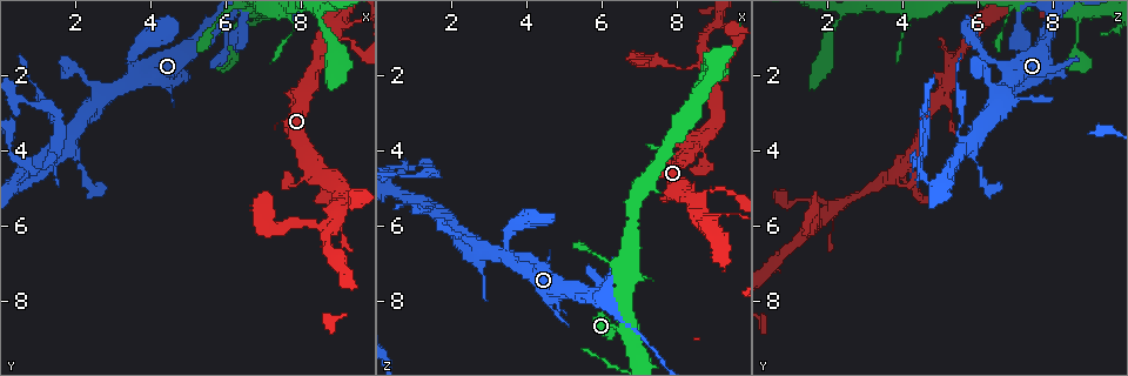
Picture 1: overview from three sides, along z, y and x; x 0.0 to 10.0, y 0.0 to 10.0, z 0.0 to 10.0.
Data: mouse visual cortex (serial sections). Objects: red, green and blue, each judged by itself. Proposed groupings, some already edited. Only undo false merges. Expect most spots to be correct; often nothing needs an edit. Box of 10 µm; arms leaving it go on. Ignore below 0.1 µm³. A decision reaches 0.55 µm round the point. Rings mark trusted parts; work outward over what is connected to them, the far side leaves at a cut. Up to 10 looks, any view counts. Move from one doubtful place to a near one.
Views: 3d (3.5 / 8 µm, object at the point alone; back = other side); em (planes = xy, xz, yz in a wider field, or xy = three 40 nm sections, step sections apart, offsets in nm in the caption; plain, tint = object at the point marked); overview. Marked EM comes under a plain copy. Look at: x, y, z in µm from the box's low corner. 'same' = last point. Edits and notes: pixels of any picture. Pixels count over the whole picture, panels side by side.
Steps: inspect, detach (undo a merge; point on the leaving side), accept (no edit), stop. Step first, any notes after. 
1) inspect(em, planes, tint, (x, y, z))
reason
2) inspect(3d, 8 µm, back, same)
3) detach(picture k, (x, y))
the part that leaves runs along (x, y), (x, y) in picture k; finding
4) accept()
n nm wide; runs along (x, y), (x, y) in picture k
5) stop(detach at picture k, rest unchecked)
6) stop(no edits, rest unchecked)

inspect(3d, 8 µm, (8.60, 1.65, 5.40))
three-way junction

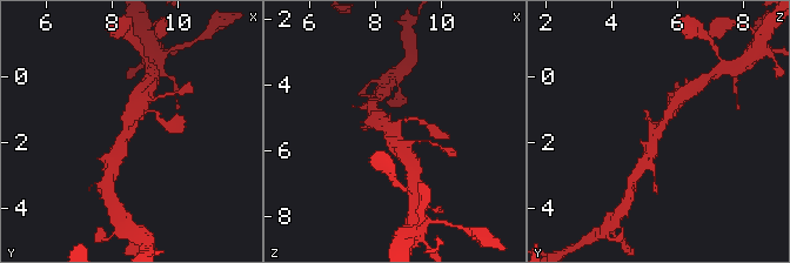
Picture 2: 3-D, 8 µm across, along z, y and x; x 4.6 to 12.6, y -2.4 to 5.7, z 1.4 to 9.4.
inspect(em, xy, step 5, tint, same)

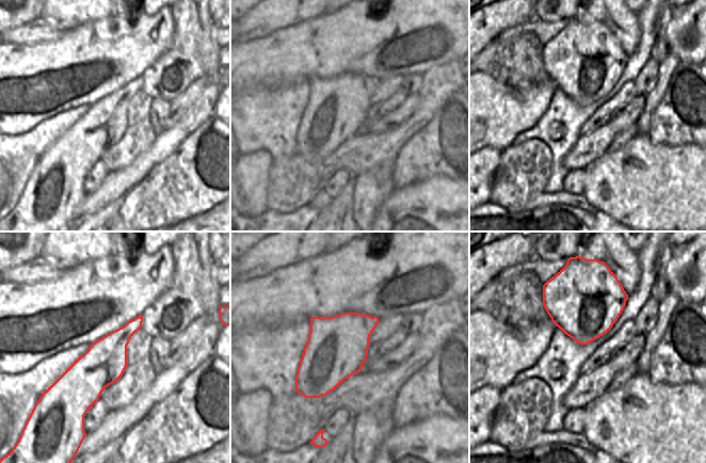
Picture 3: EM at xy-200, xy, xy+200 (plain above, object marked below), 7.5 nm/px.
accept()
3 arms; runs along (113, 159), (131, 132), (140, 105) in picture 2; one cell here

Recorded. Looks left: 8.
inspect(3d, 3.5 µm, (6.30, 0.70, 8.65))
abrupt turn

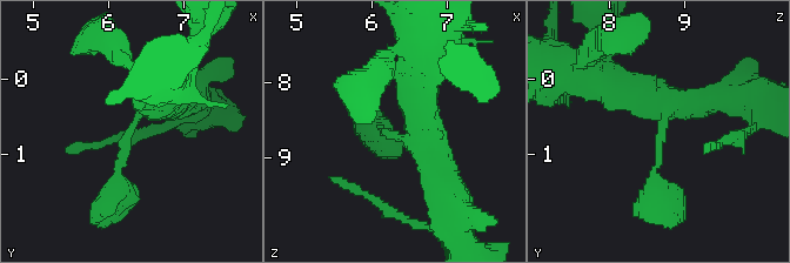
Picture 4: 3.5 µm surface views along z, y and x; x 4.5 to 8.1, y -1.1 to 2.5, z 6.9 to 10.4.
inspect(em, xy, step 3, tint, (6.35, 0.60, 8.70))

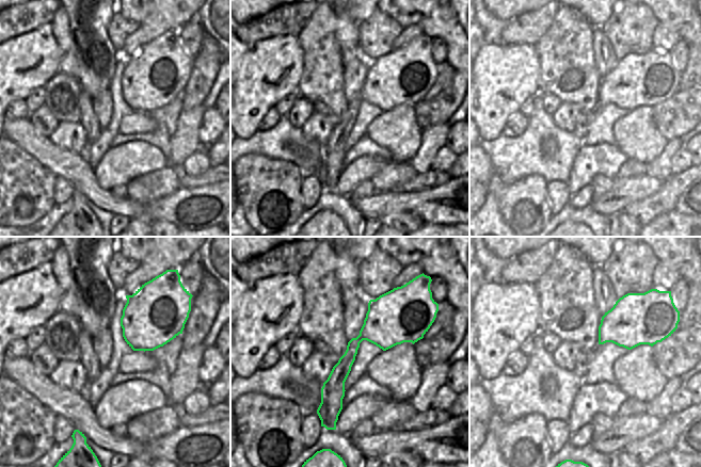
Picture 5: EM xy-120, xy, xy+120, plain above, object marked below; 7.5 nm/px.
accept()
3 arms; arms of 250, 400, 400 nm; runs along (386, 296), (336, 379), (332, 424) in picture 5; one cell here

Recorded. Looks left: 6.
inspect(em, xy, step 2, tint, (8.75, 6.05, 1.70))
branch point

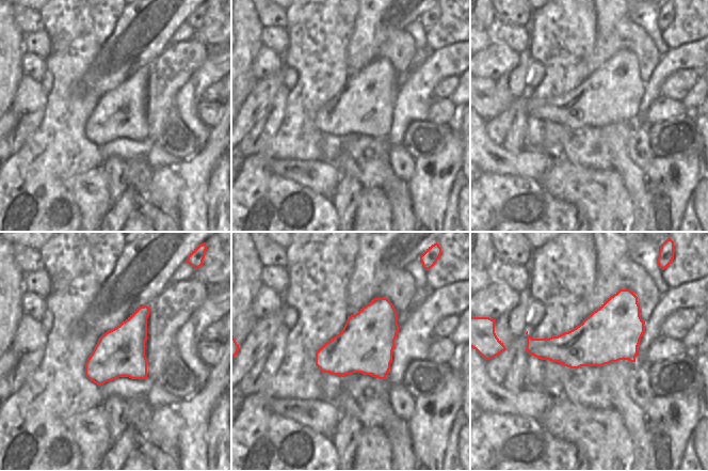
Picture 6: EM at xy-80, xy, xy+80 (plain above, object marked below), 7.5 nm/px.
inspect(3d, 3.5 µm, same)
wider look

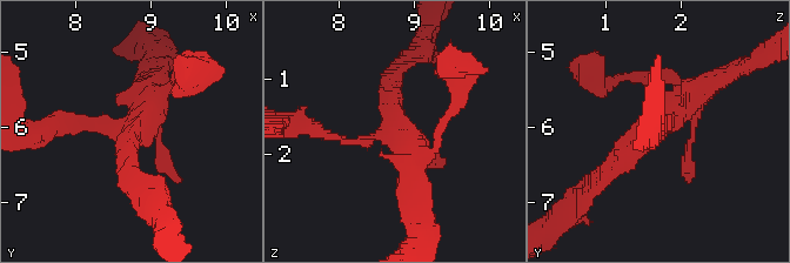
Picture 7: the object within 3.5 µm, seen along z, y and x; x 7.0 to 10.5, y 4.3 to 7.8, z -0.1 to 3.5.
accept()
runs along (709, 82), (603, 176) in picture 7; continuous, no second cell

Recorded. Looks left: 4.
inspect(3d, 3.5 µm, (0.80, 4.60, 4.55))
three arms meet

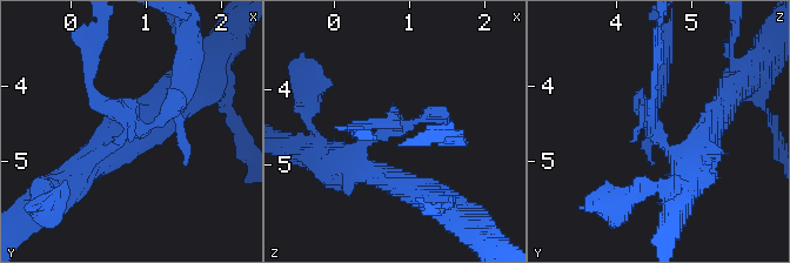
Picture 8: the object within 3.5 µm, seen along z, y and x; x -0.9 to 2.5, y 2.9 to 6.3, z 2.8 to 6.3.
inspect(em, xy, step 5, tint, (0.80, 4.60, 4.50))
shape alone is not enough

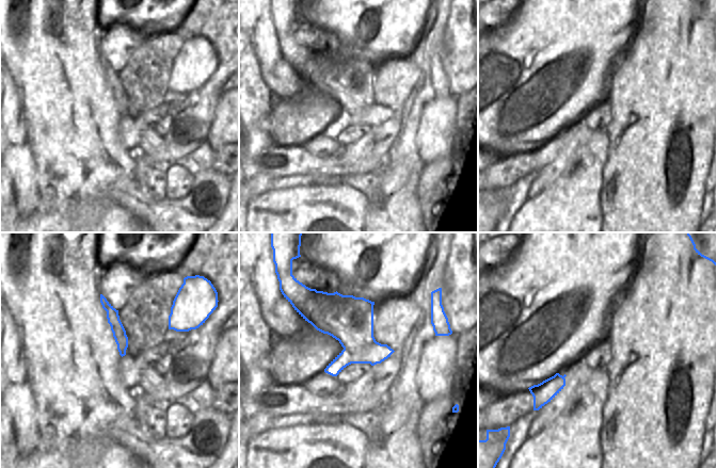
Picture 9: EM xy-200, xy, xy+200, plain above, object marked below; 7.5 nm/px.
inspect(em, xy, step 2, tint, same)
another direction

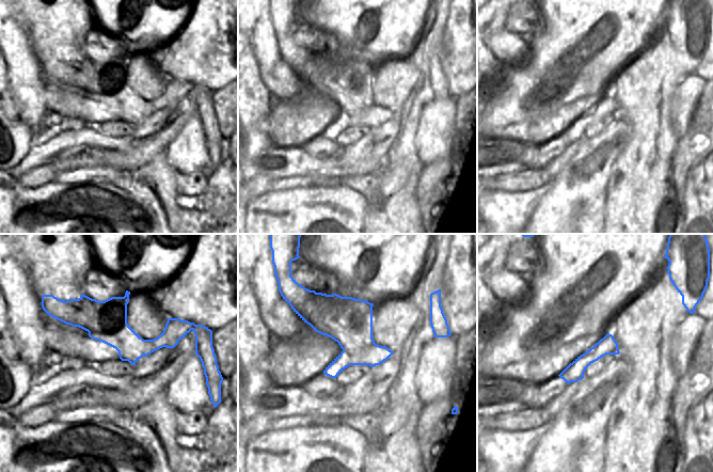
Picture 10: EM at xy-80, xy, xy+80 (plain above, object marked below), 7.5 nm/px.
detach(picture 8, (409, 127))
a second cell is stuck on

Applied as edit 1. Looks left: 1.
stop(detach at picture 8, rest unchecked)

